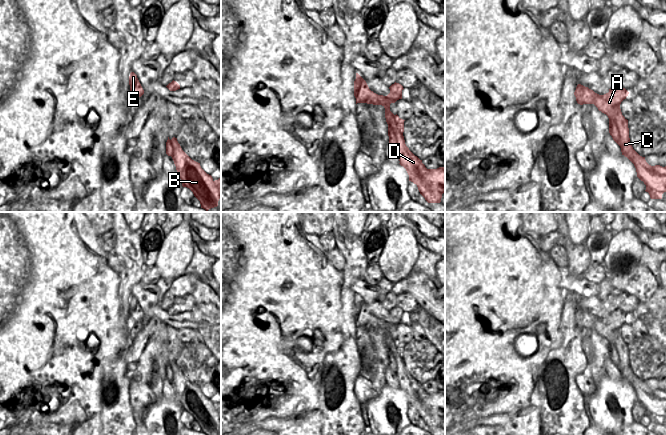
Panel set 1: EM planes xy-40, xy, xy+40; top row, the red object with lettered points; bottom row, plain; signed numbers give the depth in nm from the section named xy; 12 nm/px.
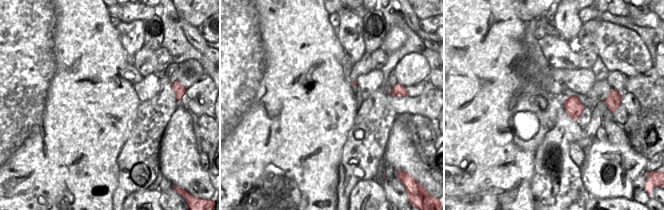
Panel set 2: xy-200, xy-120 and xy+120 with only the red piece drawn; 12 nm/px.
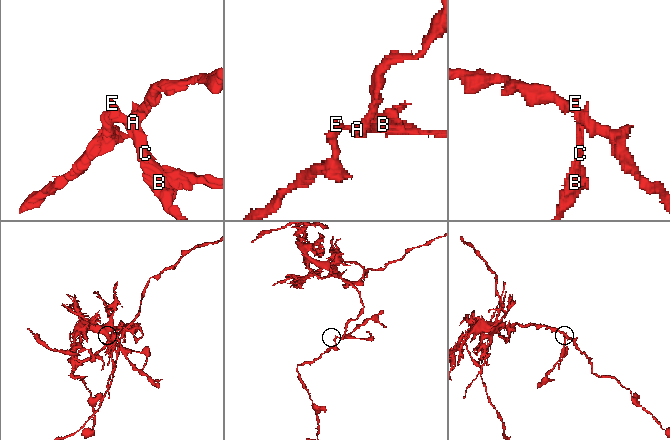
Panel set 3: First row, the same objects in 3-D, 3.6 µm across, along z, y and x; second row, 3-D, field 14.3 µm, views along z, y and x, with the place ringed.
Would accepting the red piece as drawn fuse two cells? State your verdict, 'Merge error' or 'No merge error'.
Merge error.

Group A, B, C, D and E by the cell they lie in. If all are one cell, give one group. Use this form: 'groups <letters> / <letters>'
groups A B C D / E

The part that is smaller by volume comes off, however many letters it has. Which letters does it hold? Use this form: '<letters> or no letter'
E.

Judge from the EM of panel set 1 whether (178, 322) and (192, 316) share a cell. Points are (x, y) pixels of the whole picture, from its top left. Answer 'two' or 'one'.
one

